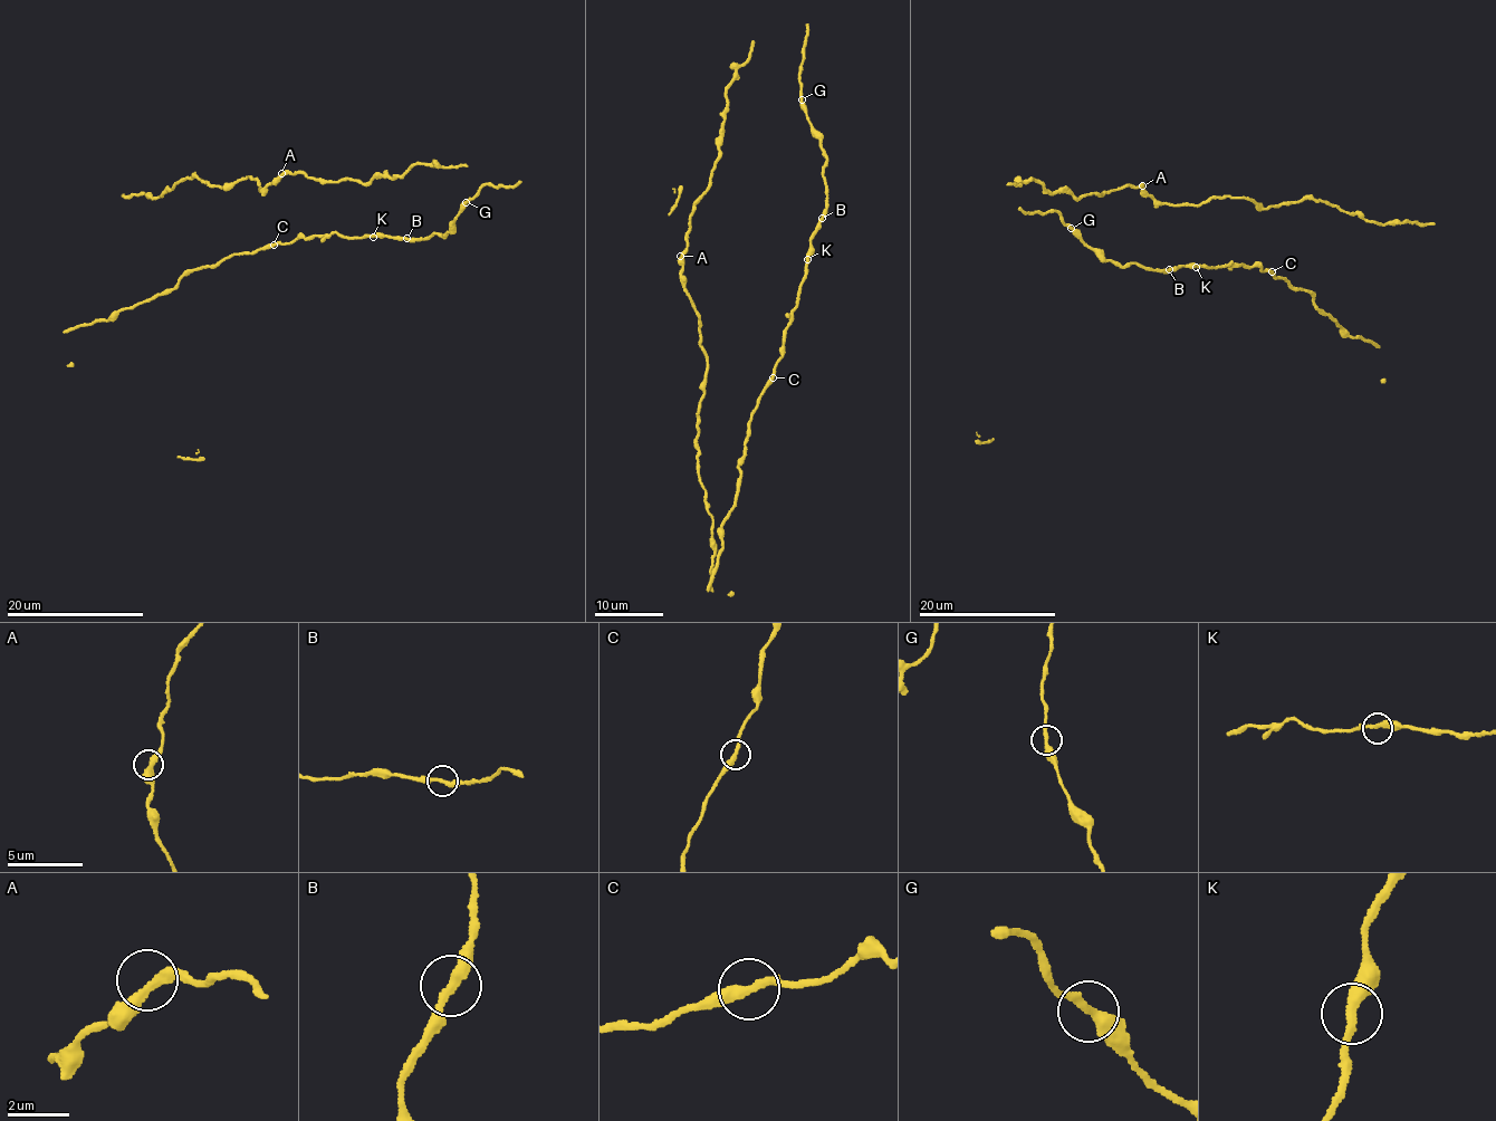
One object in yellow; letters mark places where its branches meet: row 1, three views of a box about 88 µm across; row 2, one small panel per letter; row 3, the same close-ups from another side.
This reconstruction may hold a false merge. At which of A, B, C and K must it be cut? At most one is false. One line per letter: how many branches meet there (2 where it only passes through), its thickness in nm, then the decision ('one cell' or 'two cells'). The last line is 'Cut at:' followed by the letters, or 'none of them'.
A: 2 | 320 nm | one cell
B: 2 | 300 nm | one cell
C: 2 | 320 nm | one cell
K: 2 | 320 nm | one cell
Cut at: none of them

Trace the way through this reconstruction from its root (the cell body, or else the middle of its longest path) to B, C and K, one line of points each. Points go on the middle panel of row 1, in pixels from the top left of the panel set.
B: (803, 56), (801, 99), (826, 160), (826, 202), (822, 219)
C: (803, 56), (801, 99), (826, 160), (826, 211), (811, 239), (798, 303), (773, 377)
K: (803, 56), (801, 99), (812, 133), (821, 142), (826, 194), (826, 211), (807, 259)

